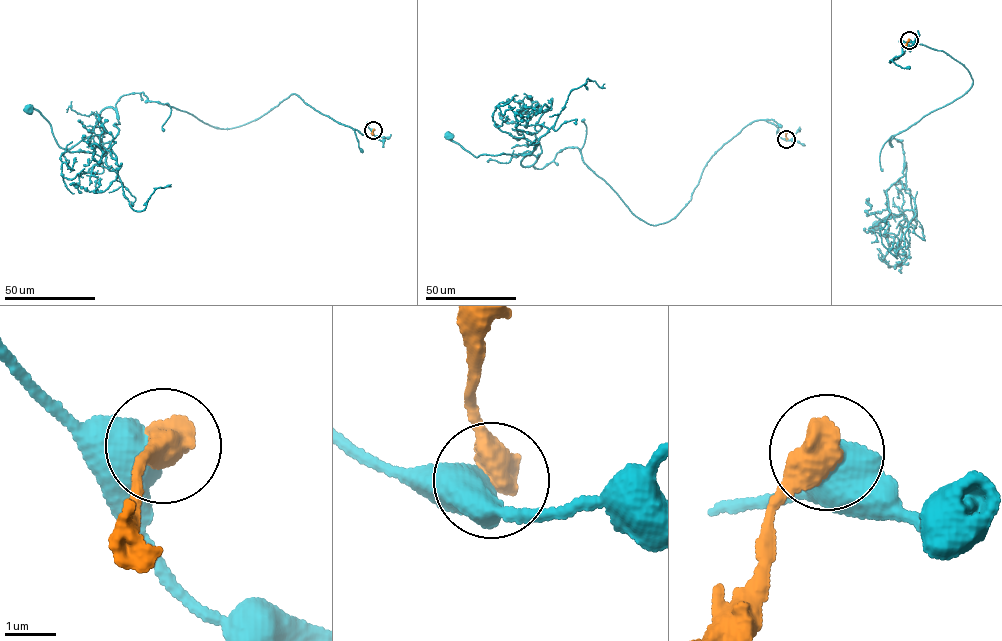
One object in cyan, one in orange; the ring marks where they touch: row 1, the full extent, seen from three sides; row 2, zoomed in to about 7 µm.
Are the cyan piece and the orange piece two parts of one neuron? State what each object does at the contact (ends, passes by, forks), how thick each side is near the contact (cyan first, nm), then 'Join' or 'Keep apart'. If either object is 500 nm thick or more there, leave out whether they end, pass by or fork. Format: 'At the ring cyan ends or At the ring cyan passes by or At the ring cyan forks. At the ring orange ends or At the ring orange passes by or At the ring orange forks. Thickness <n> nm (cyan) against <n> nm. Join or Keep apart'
Thickness 700 nm (cyan) against 700 nm. Keep apart

